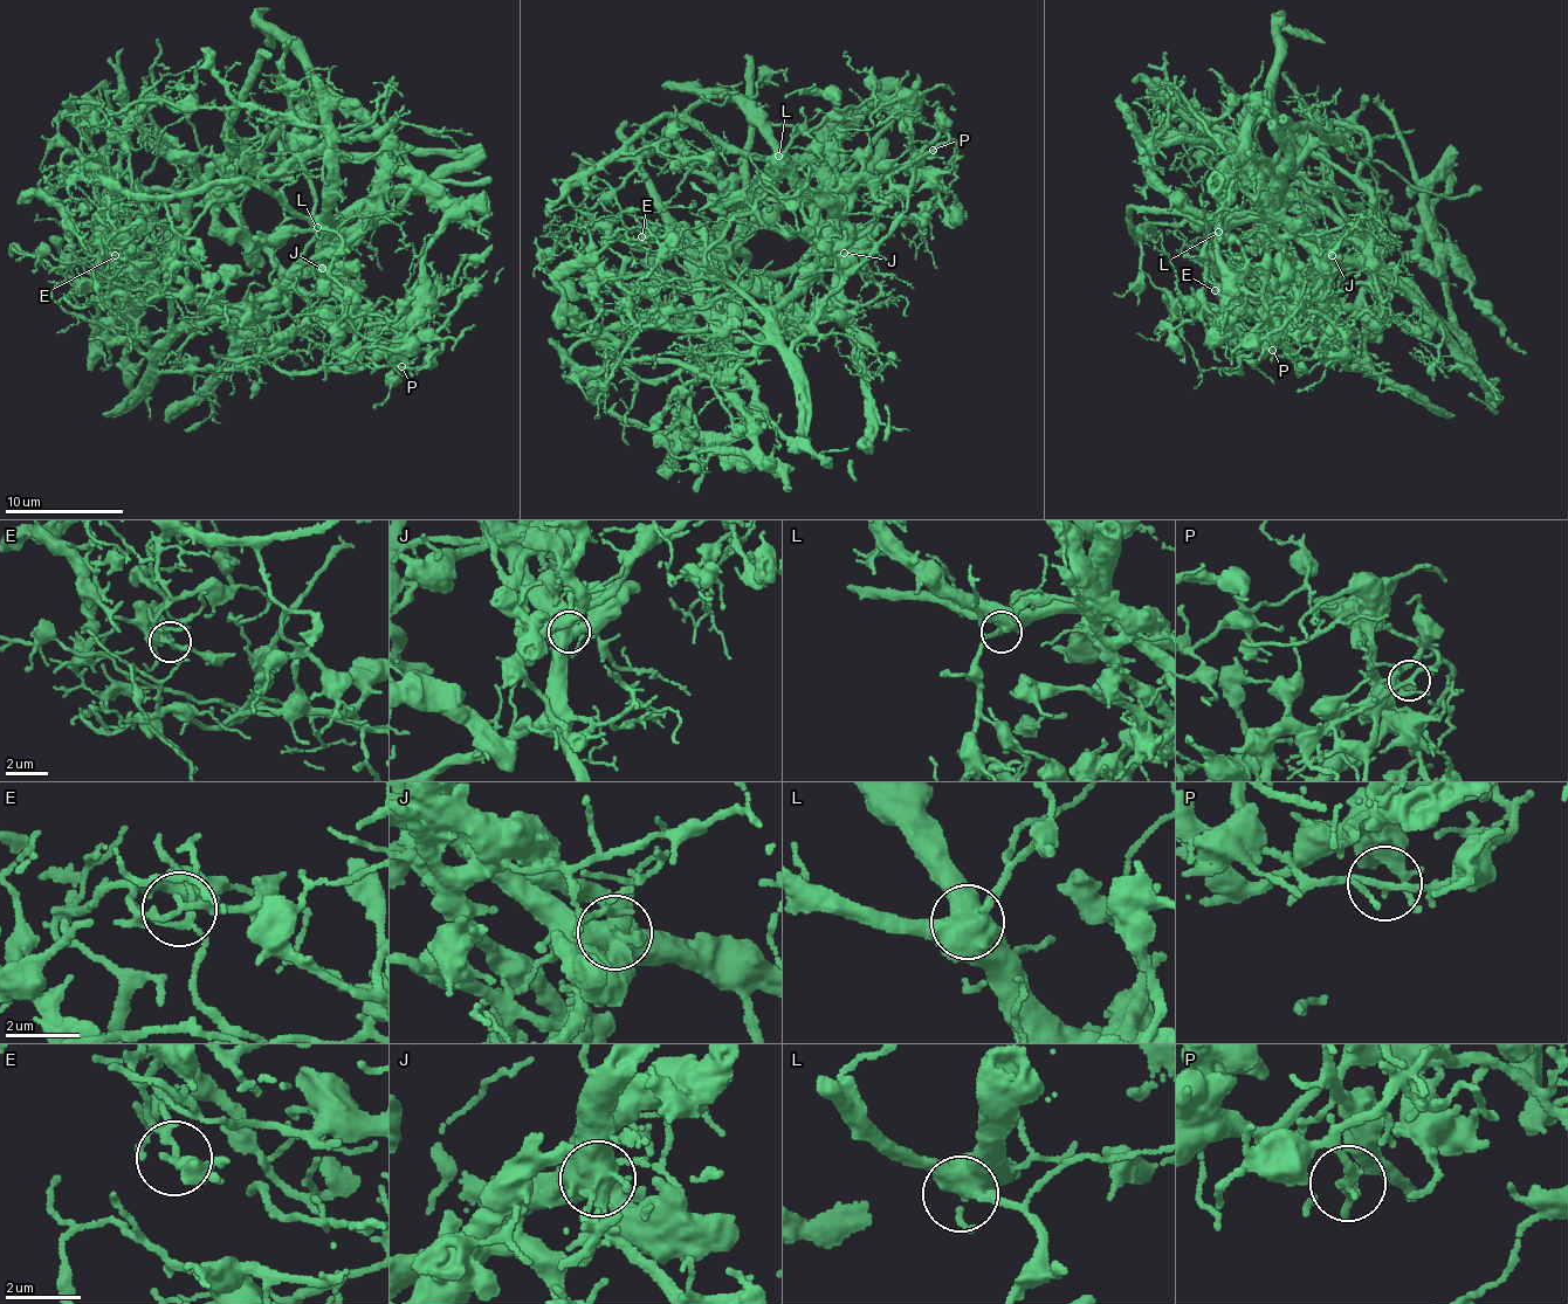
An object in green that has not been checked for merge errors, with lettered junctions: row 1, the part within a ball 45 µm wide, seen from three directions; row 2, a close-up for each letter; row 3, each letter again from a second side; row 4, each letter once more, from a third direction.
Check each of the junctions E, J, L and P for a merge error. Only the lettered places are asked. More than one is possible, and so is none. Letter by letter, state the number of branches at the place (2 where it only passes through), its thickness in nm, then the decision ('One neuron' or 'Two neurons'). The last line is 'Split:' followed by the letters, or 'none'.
E: Branches: 2. Thickness 190 nm. One neuron
J: Branches: 6. Thickness 600 nm. Two neurons
L: Branches: 3. Thickness 440 nm. One neuron
P: Branches: 2. Thickness 190 nm. Two neurons
Split: J, P

